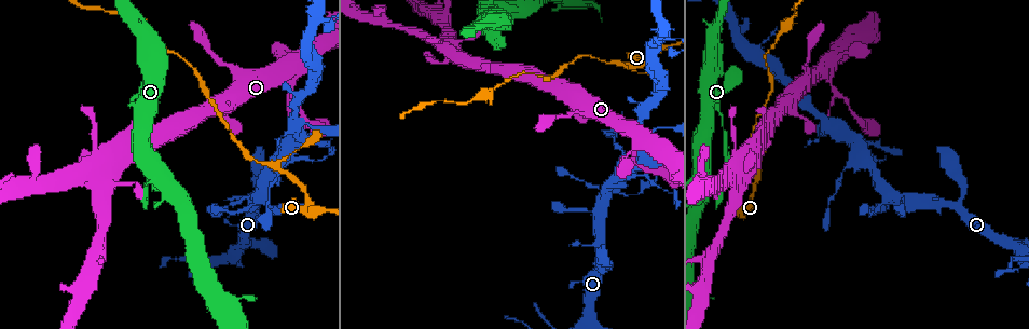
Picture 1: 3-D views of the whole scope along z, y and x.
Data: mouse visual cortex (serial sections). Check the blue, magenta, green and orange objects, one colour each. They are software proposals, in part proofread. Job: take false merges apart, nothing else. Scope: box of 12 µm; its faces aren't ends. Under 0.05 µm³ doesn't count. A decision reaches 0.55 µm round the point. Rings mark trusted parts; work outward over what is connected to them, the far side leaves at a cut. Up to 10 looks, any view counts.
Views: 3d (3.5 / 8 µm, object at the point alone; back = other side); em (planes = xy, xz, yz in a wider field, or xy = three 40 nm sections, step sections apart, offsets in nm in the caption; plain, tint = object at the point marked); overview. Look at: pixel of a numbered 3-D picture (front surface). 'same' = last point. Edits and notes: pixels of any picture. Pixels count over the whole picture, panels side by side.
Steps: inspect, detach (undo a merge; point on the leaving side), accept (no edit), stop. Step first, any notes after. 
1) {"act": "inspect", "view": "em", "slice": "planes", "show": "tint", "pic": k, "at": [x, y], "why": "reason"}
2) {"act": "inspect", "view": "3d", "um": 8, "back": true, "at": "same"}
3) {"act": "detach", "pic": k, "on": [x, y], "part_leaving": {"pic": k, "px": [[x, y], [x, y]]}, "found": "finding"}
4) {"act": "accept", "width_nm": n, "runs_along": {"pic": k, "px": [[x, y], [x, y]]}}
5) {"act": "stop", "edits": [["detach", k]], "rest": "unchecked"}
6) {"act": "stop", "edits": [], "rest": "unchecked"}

{"act": "inspect", "view": "3d", "um": 3.5, "pic": 1, "at": [722, 122], "why": "thin neck"}

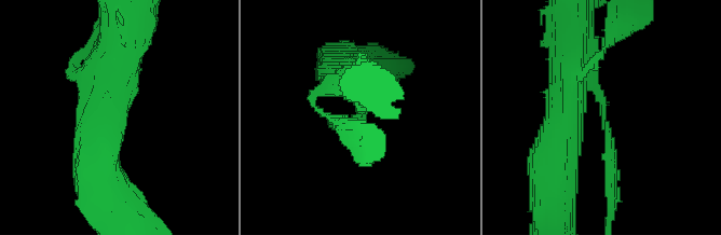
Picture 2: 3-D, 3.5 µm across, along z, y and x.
{"act": "inspect", "view": "em", "slice": "xy", "step": 5, "show": "plain", "pic": 2, "at": [603, 118], "arm_widths_nm": [200, 600]}

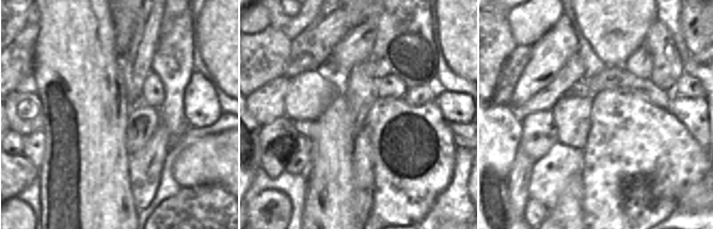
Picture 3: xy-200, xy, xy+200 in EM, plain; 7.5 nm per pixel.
{"act": "inspect", "view": "em", "slice": "xy", "step": 5, "show": "tint", "at": "same"}

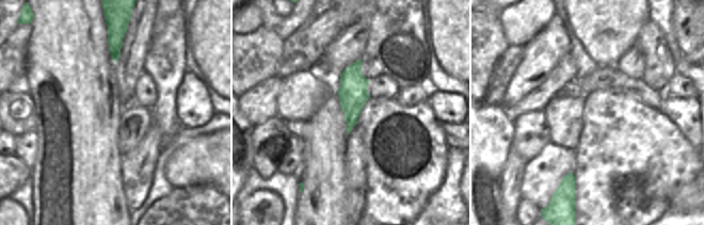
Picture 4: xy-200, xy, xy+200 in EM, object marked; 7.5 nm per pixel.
{"act": "accept", "runs_along": {"pic": 2, "px": [[569, 67], [602, 99], [613, 189]]}, "found": "all the same cell"}

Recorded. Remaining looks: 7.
{"act": "inspect", "view": "3d", "um": 3.5, "back": true, "pic": 1, "at": [108, 155], "why": "four or more arms meet"}

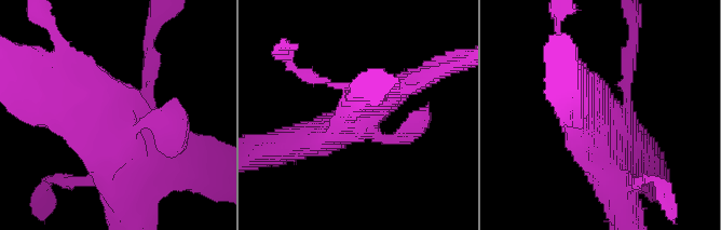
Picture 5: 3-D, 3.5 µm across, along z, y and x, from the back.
{"act": "inspect", "view": "em", "slice": "xy", "step": 2, "show": "tint", "pic": 5, "at": [118, 115], "why": "need the tissue"}

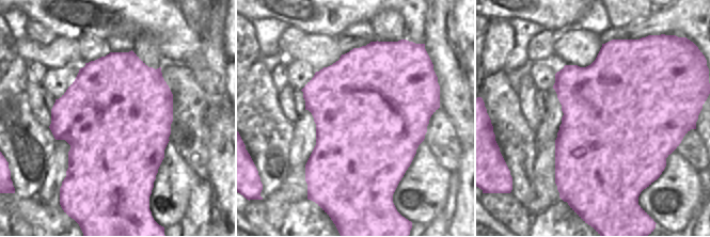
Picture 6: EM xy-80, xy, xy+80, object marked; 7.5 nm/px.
{"act": "accept", "runs_along": {"pic": 5, "px": [[53, 96], [106, 125], [122, 195]]}, "found": "one cell here"}

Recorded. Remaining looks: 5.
{"act": "inspect", "view": "3d", "um": 3.5, "pic": 1, "at": [622, 65], "why": "three-way junction"}

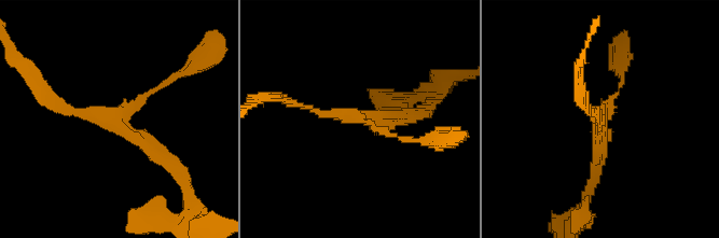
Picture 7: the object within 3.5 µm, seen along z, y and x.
{"act": "inspect", "view": "em", "slice": "xy", "step": 1, "show": "tint", "pic": 7, "at": [353, 119], "arms": 3, "arm_widths_nm": [100, 100, 150], "why": "shape alone is not enough"}

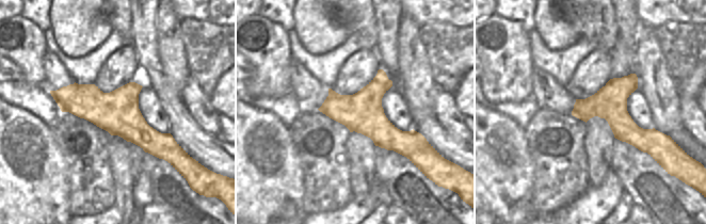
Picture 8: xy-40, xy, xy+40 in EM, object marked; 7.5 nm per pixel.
{"act": "accept", "found": "one cell here"}

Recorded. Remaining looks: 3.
{"act": "inspect", "view": "3d", "um": 8, "pic": 1, "at": [890, 197], "why": "small branch off a trunk"}

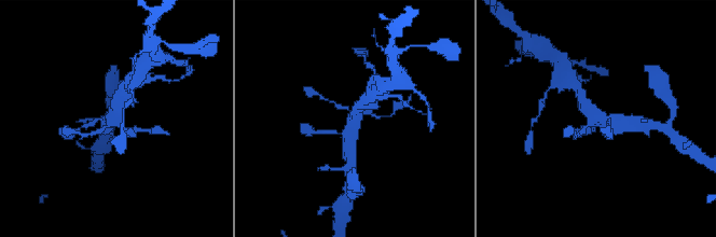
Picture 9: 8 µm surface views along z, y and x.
{"act": "inspect", "view": "3d", "um": 3.5, "back": true, "pic": 9, "at": [111, 116], "why": "zoom in"}

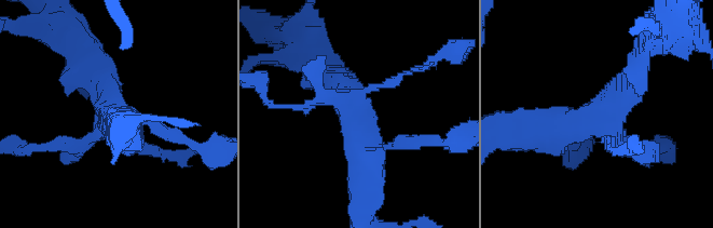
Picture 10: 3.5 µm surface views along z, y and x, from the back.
{"act": "inspect", "view": "em", "slice": "xy", "step": 2, "show": "tint", "pic": 10, "at": [353, 114], "arms": 4, "arm_widths_nm": [150, 150, 350, 500], "why": "need the tissue"}

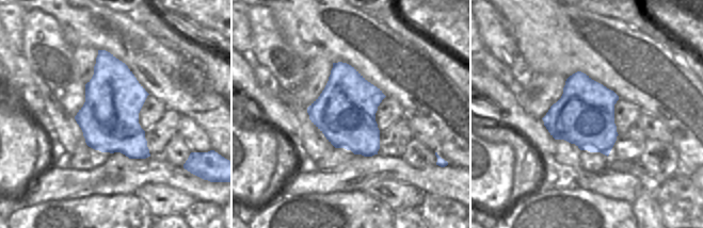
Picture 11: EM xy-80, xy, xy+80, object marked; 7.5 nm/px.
{"act": "accept", "runs_along": {"pic": 10, "px": [[533, 129], [602, 116], [641, 63]]}, "found": "all the same cell"}

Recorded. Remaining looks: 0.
{"act": "stop", "edits": [], "rest": "unchecked"}

